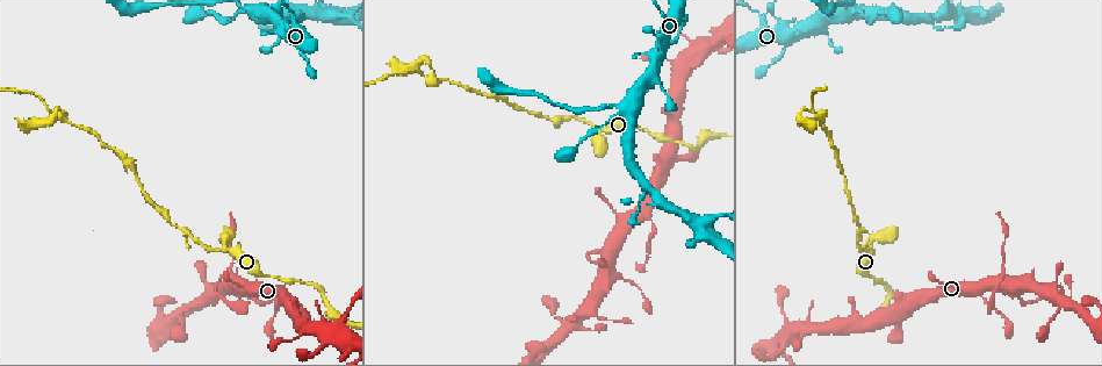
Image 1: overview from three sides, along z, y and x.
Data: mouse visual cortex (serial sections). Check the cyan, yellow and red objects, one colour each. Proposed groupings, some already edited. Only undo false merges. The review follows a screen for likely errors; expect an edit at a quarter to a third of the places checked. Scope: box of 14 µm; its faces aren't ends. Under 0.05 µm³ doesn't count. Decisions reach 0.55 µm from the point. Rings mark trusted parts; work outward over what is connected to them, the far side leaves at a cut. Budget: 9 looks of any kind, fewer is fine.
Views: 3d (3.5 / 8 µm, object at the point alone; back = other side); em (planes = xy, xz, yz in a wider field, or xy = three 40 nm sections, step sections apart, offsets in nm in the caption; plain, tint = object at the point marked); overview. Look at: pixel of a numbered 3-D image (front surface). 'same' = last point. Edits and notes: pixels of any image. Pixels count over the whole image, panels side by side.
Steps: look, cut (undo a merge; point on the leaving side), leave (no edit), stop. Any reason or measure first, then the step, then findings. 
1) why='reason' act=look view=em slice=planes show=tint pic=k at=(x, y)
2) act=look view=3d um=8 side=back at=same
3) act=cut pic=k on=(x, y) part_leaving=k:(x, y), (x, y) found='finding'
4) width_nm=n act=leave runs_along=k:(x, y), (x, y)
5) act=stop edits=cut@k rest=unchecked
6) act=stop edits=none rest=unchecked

why='sudden change in width' act=look view=3d um=3.5 pic=1 at=(623, 109)

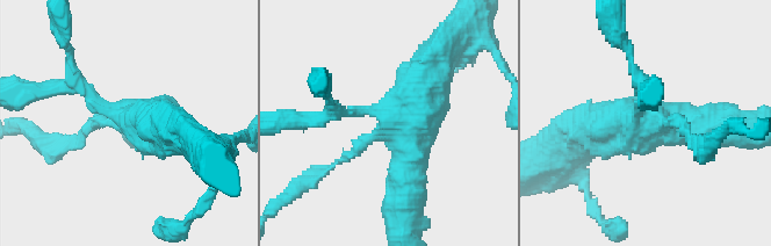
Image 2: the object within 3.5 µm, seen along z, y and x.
act=look view=em slice=xy step=1 show=tint pic=2 at=(390, 112)

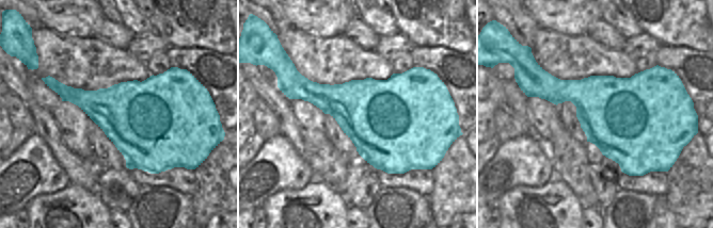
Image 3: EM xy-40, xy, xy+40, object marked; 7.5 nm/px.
act=leave runs_along=2:(431, 72), (409, 122), (369, 110), (324, 116) found='continuous, no second cell'

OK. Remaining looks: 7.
why='looks like a crossing' act=look view=3d um=8 pic=1 at=(1004, 277)

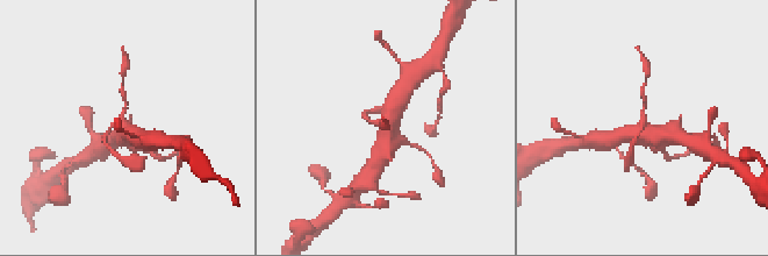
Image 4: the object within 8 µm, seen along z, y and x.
act=look view=3d um=3.5 pic=4 at=(124, 124)

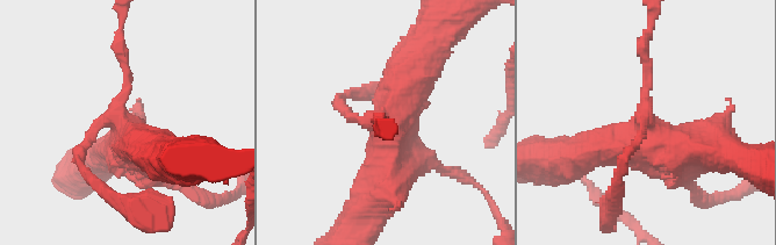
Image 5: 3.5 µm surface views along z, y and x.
act=cut pic=5 on=(342, 101) part_leaving=5:(371, 123), (338, 100), (374, 91) found='a second cell is stuck on'

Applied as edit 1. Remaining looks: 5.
act=look view=overview

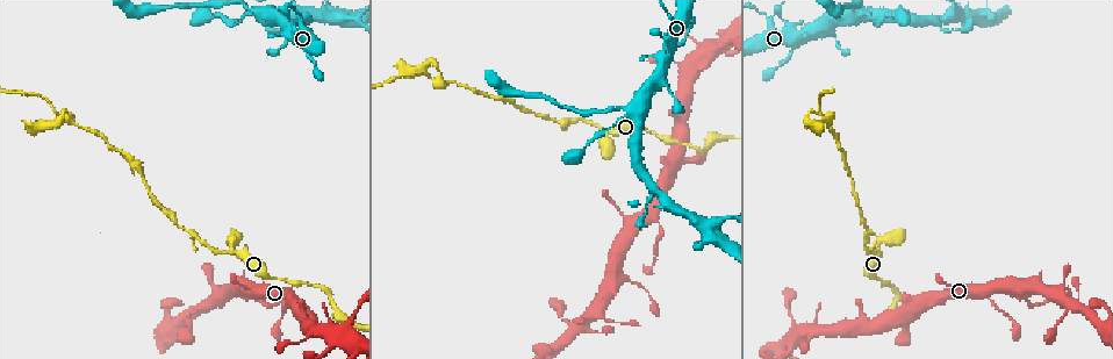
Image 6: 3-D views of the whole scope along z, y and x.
why='thick turns thin' act=look view=3d um=3.5 pic=6 at=(606, 131)

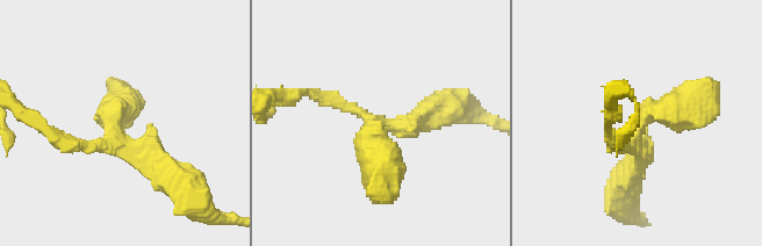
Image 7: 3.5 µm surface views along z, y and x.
arms=3 arm_widths_nm=200,350,500 why='need the tissue' act=look view=em slice=xy step=2 show=tint pic=7 at=(113, 130)

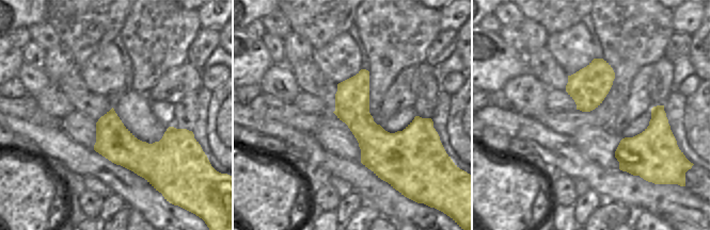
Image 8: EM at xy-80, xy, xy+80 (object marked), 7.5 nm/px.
act=leave runs_along=7:(628, 176), (649, 113), (701, 99) found='continuous, no second cell'

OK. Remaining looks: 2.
act=stop edits=cut@5 rest=unchecked

